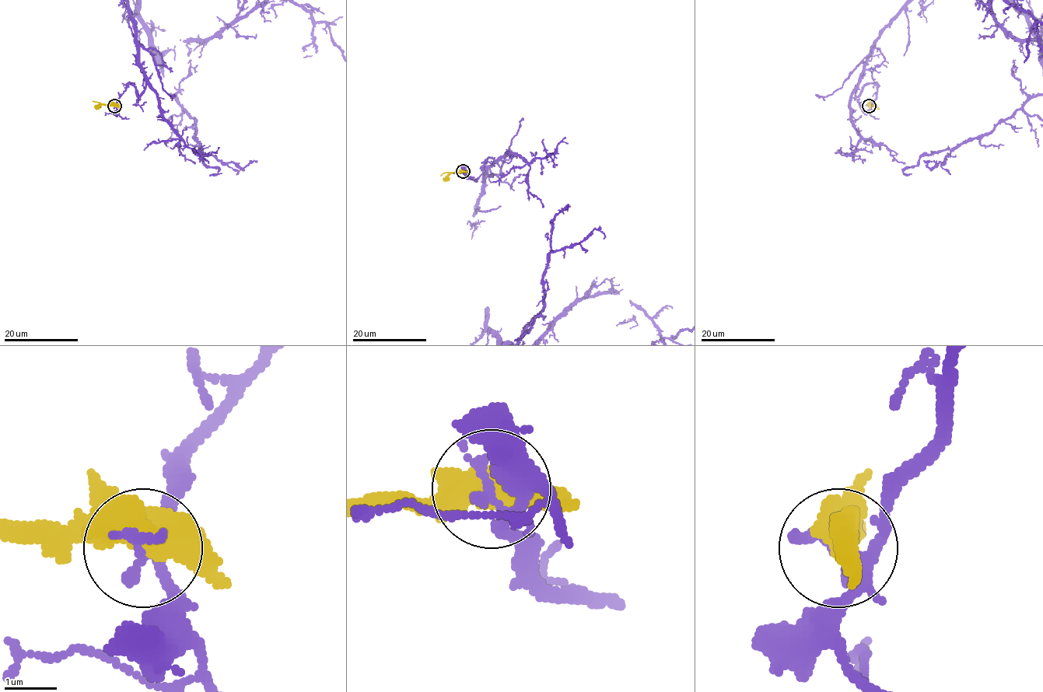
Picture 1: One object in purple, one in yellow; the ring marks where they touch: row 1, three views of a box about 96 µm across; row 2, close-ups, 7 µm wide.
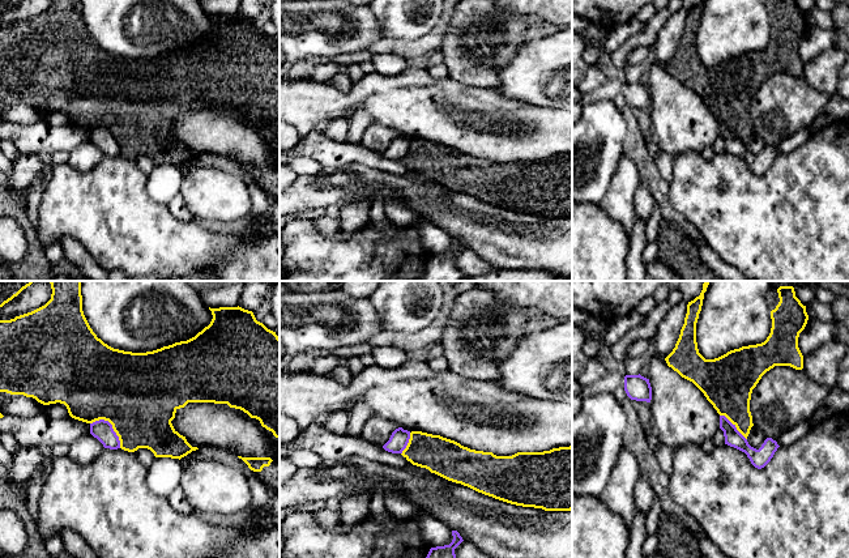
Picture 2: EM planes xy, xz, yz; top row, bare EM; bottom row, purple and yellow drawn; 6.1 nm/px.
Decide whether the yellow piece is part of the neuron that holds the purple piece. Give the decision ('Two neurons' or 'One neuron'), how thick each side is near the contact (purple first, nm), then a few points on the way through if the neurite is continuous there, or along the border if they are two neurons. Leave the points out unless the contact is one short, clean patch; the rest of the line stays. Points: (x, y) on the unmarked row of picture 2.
Two neurons. Thickness 120 nm (purple) against 480 nm. Boundary: xy (90, 130), (106, 127), (118, 144), (120, 154)

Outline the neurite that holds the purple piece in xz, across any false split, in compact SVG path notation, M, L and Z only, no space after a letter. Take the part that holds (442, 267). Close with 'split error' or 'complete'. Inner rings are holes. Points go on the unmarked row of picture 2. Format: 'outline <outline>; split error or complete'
outline M452 238L449 252L431 255L418 281L461 281L465 276L457 268L455 256L464 248L457 238Z; complete

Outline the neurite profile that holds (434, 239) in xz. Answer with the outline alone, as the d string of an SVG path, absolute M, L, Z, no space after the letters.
M419 221L414 225L422 246L431 254L449 252L453 247L452 237L434 223Z

